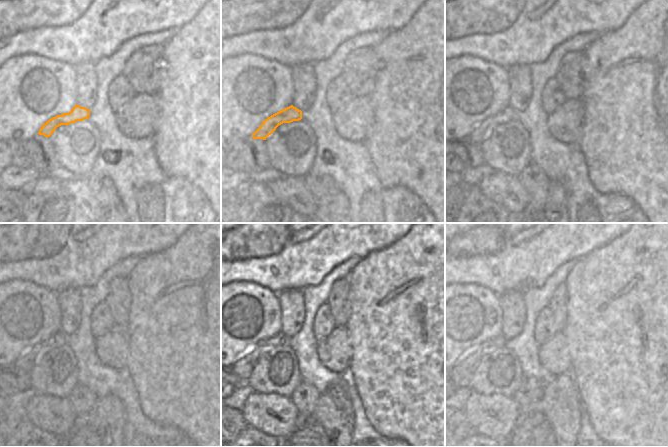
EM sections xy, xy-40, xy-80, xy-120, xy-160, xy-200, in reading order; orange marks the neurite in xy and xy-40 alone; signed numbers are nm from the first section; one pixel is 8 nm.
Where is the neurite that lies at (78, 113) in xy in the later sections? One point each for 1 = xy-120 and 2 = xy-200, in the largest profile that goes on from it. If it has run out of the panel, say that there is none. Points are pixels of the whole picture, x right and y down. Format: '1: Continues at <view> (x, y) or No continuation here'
1: Continues at xy-120 (26, 362)
2: Continues at xy-200 (465, 368)

